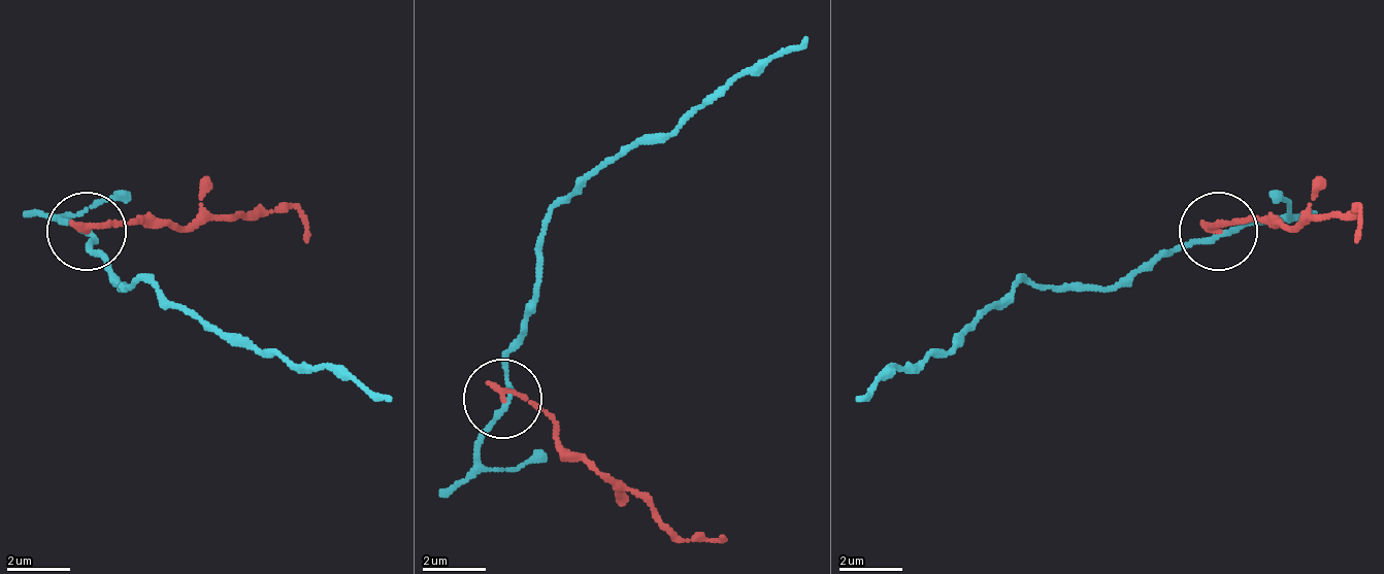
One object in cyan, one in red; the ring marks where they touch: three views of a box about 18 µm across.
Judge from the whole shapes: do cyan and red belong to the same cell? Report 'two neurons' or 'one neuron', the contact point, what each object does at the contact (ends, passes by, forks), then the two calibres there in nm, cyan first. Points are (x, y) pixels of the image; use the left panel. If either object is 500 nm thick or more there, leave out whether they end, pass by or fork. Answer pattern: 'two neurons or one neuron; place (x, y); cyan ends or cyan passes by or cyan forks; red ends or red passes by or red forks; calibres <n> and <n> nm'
two neurons; place (86, 231); cyan passes by; red ends; calibres 160 and 200 nm

